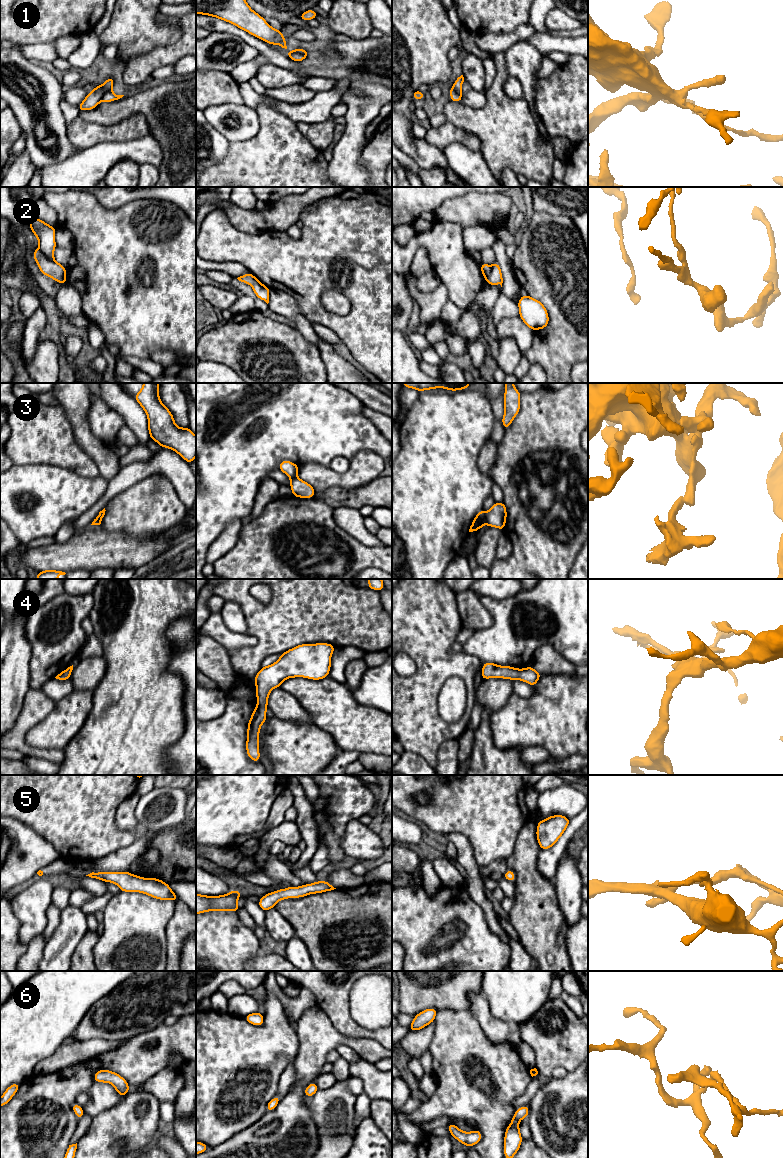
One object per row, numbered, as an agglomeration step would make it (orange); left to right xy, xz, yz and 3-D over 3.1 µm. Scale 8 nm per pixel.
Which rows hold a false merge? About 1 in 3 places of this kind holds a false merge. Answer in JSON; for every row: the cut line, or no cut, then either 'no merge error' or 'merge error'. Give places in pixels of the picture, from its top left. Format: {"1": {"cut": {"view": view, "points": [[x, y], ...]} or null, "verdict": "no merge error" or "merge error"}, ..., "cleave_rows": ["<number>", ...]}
{"1": {"cut": {"view": "xz", "points": [[290, 51], [306, 56]]}, "verdict": "merge error"}, "2": {"cut": {"view": "xy", "points": [[39, 248], [54, 261]]}, "verdict": "merge error"}, "3": {"cut": {"view": "yz", "points": [[484, 512], [485, 520]]}, "verdict": "merge error"}, "4": {"cut": null, "verdict": "no merge error"}, "5": {"cut": null, "verdict": "no merge error"}, "6": {"cut": null, "verdict": "no merge error"}, "cleave_rows": ["1", "2", "3"]}

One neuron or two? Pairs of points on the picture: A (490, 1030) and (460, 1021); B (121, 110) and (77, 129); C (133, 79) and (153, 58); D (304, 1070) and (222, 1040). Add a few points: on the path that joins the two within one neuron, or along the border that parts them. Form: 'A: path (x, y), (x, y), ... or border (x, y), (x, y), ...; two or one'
A: border (468, 1009), (476, 1018), (484, 1034), (496, 1044); two
B: border (79, 115), (87, 122), (116, 122); two
C: path (137, 74), (148, 63); one
D: border (298, 1037), (298, 1052), (293, 1060); two

